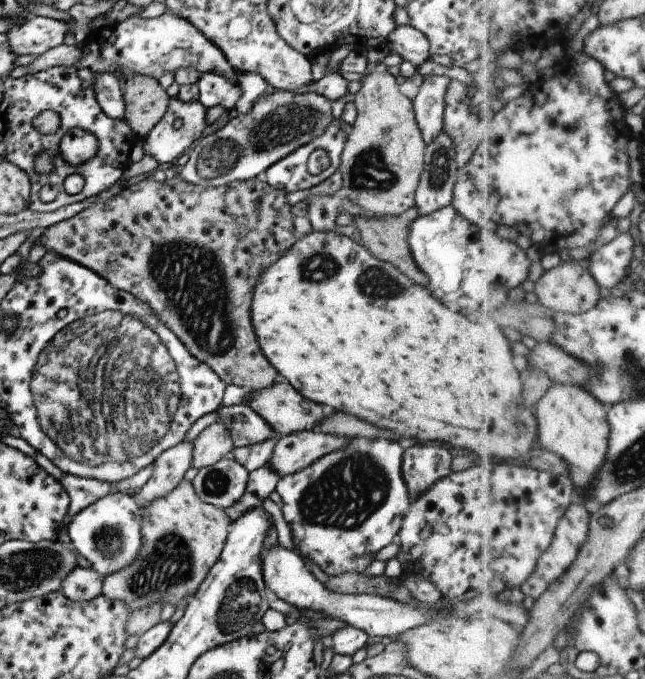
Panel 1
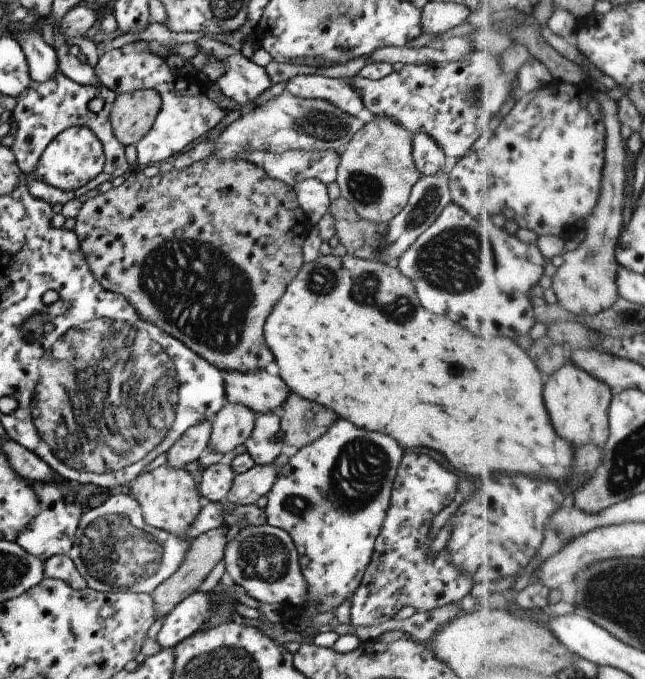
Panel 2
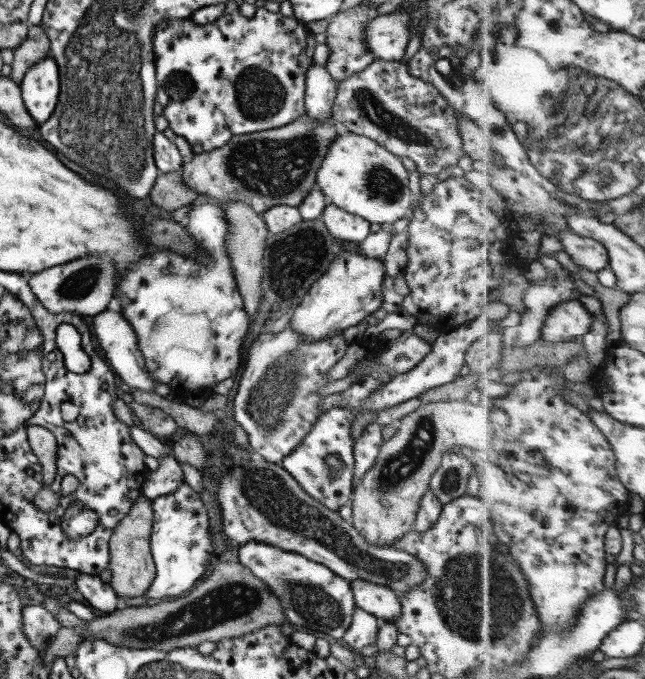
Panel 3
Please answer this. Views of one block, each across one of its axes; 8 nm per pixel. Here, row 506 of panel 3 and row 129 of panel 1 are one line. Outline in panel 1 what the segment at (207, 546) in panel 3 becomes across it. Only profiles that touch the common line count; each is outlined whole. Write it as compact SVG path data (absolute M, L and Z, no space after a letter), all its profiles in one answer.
M176 96L171 97L161 120L142 138L142 150L158 164L171 162L188 151L189 146L203 134L206 125L206 108L198 100L185 102Z

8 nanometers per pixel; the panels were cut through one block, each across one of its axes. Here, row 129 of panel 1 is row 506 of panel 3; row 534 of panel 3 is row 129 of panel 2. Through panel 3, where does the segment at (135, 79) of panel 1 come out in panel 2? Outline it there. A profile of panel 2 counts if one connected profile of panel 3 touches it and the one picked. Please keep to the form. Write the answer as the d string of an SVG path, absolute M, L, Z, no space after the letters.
M151 89L116 96L108 119L117 142L124 147L129 144L135 146L151 128L159 109L159 95Z

